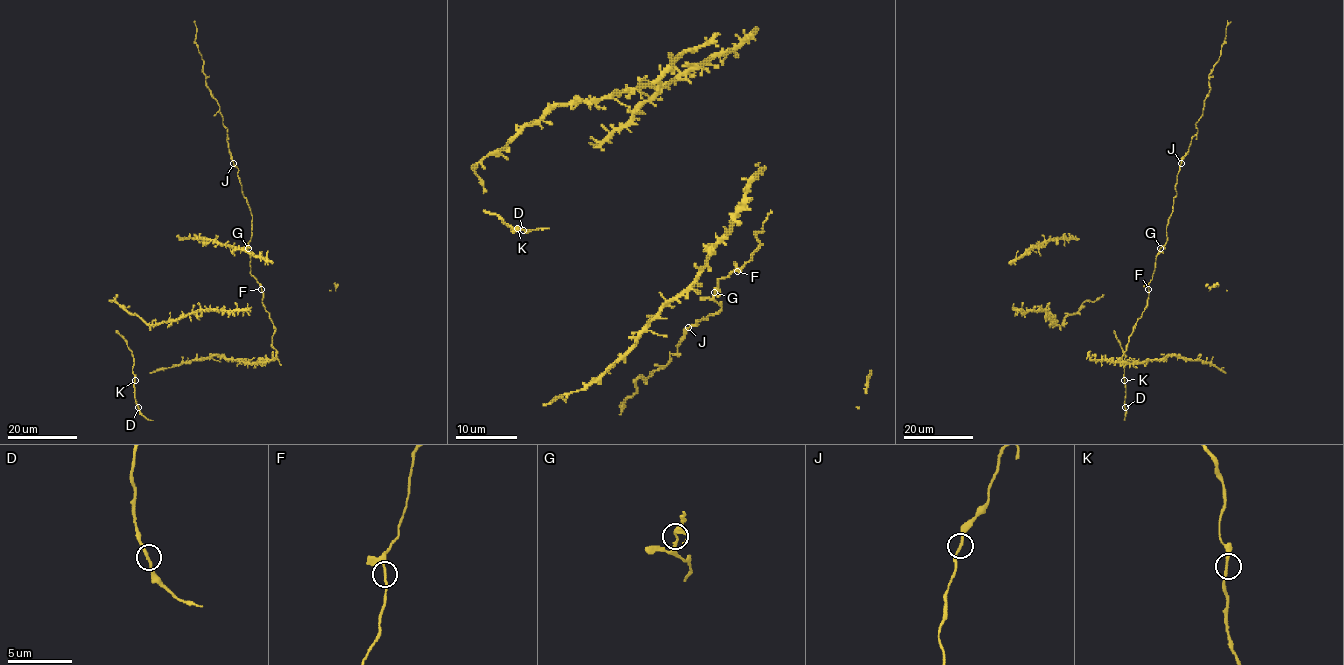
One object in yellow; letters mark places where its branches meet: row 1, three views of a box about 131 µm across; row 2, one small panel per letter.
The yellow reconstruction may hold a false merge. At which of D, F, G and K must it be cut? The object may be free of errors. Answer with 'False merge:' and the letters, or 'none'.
False merge: none

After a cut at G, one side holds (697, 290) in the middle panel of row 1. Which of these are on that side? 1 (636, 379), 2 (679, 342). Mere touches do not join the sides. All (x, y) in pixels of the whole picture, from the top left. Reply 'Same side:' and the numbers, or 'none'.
Same side: none

